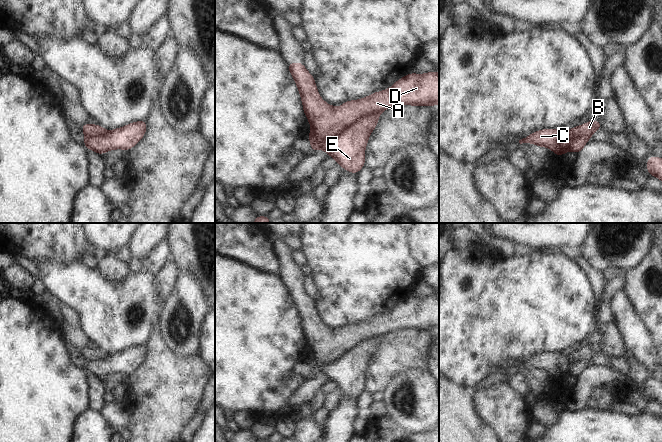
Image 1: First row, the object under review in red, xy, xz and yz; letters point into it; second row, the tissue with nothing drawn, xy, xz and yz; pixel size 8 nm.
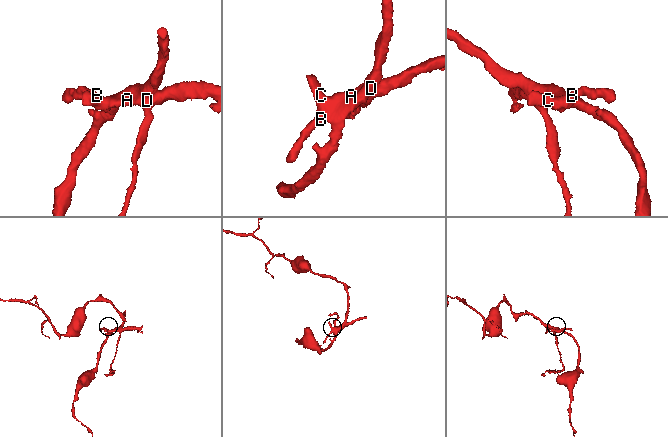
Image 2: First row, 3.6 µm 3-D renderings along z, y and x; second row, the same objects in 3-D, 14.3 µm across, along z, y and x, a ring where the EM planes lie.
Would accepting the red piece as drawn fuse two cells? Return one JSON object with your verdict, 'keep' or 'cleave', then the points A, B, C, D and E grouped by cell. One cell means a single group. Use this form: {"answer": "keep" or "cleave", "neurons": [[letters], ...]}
{"answer": "cleave", "neurons": [["A", "B", "C", "D"], ["E"]]}

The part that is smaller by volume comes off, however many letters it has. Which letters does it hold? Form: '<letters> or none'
A, B, C, D

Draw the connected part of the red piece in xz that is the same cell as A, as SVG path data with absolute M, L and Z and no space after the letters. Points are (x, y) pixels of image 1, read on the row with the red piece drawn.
M301 62L287 63L303 104L304 114L312 127L315 139L328 140L339 135L347 126L362 117L384 112L400 105L439 105L439 73L410 73L383 91L374 92L359 100L345 101L336 108L319 95L314 77Z

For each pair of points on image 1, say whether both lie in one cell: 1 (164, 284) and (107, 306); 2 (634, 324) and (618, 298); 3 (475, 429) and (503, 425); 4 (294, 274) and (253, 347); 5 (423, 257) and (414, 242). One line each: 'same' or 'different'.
1: different
2: same
3: different
4: different
5: same

